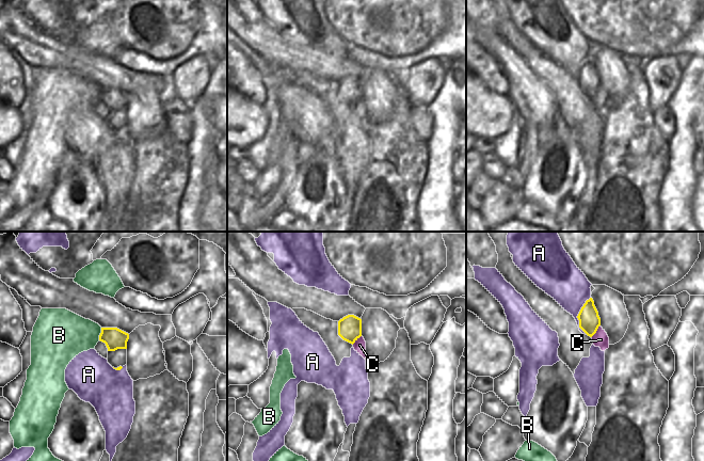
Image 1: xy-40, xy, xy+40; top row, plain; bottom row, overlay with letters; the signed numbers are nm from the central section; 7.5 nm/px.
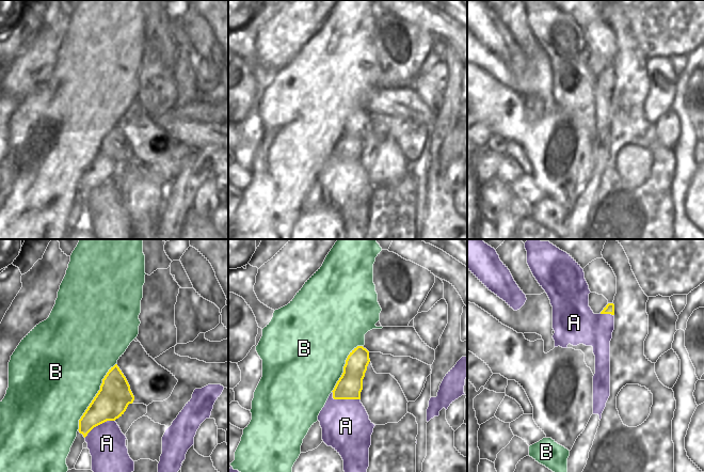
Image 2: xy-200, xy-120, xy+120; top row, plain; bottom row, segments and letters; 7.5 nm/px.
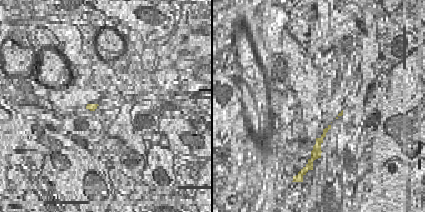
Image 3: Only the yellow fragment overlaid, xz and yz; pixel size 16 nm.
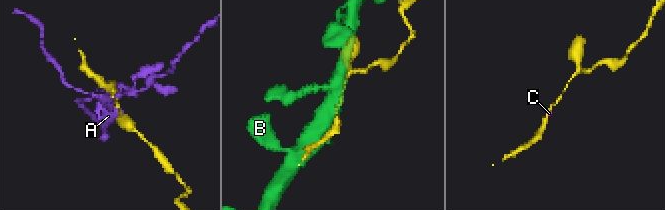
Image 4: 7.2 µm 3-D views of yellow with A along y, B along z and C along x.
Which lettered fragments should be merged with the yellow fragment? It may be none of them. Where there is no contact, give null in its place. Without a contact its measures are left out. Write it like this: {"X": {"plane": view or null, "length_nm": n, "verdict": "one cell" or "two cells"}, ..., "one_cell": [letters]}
{"A": {"plane": "xy+40", "length_nm": 280, "verdict": "two cells"}, "B": {"plane": "xy-40", "length_nm": 100, "verdict": "two cells"}, "C": {"plane": "xy+40", "length_nm": 120, "verdict": "one cell"}, "one_cell": ["C"]}

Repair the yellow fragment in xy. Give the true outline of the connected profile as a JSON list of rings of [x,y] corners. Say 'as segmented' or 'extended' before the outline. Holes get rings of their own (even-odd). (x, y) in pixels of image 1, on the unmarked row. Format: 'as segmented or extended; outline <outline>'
extended; outline [[[348,76],[338,82],[338,96],[353,106],[354,111],[366,120],[366,102],[362,97],[362,80]]]

